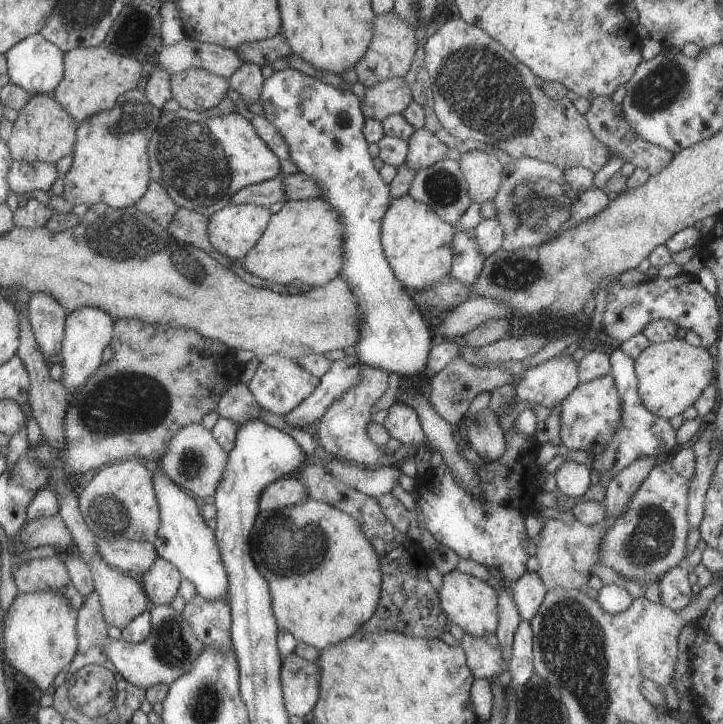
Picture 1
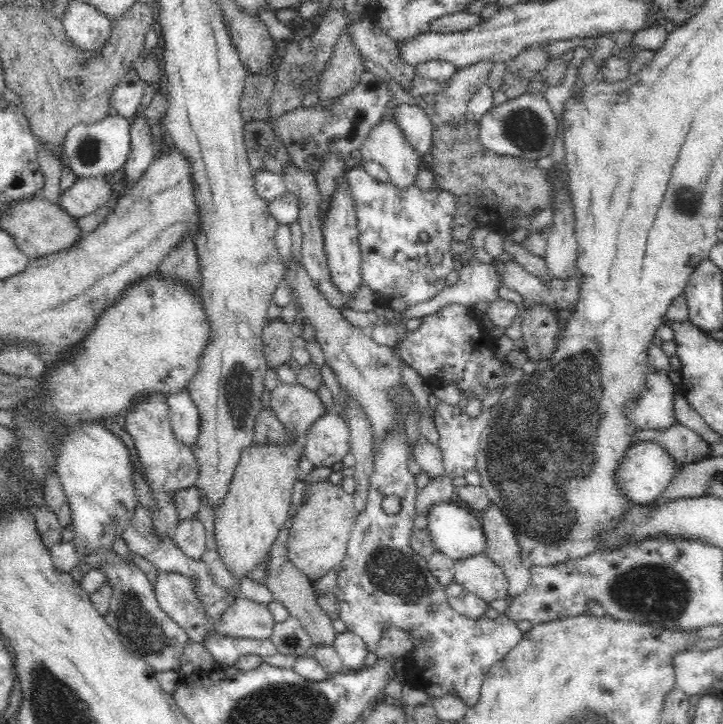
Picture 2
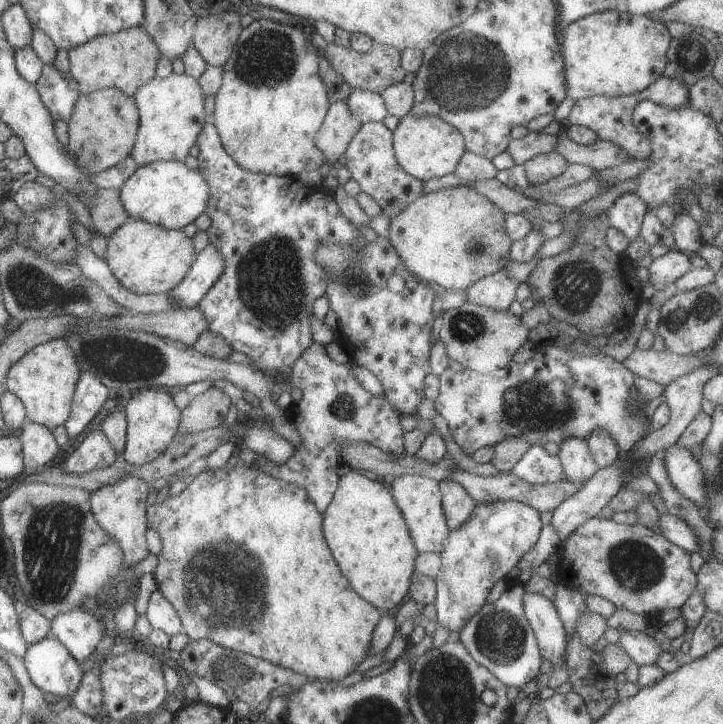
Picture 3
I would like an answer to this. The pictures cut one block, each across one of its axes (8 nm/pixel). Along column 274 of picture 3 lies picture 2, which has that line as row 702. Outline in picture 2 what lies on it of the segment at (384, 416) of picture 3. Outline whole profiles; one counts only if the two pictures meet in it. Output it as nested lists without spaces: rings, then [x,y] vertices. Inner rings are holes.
[[[394,430],[386,436],[380,444],[380,450],[374,458],[373,474],[370,478],[368,503],[358,515],[358,520],[352,528],[347,552],[344,560],[339,564],[337,572],[337,585],[334,595],[338,599],[339,618],[346,625],[346,631],[357,634],[370,652],[378,648],[380,636],[388,626],[395,626],[409,634],[412,643],[413,656],[403,660],[400,668],[410,672],[424,672],[423,674],[410,673],[408,682],[420,682],[422,687],[431,697],[444,696],[450,692],[456,693],[467,706],[474,706],[480,700],[482,682],[486,672],[501,661],[522,640],[523,632],[518,629],[518,624],[506,615],[498,615],[495,619],[487,616],[469,619],[467,616],[455,612],[445,594],[444,586],[427,566],[427,559],[422,558],[410,545],[410,536],[414,524],[416,509],[416,496],[419,492],[415,483],[415,476],[410,473],[409,444],[403,430]],[[396,496],[402,503],[397,514],[387,514],[382,509],[382,502],[386,497]]]

